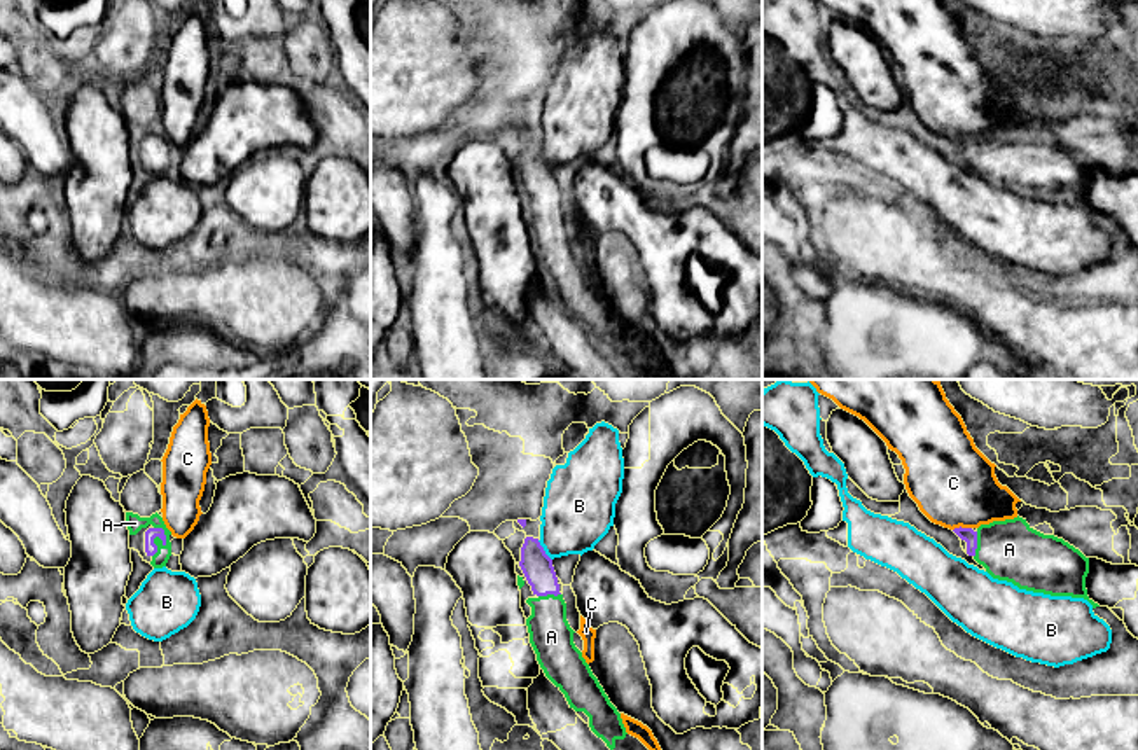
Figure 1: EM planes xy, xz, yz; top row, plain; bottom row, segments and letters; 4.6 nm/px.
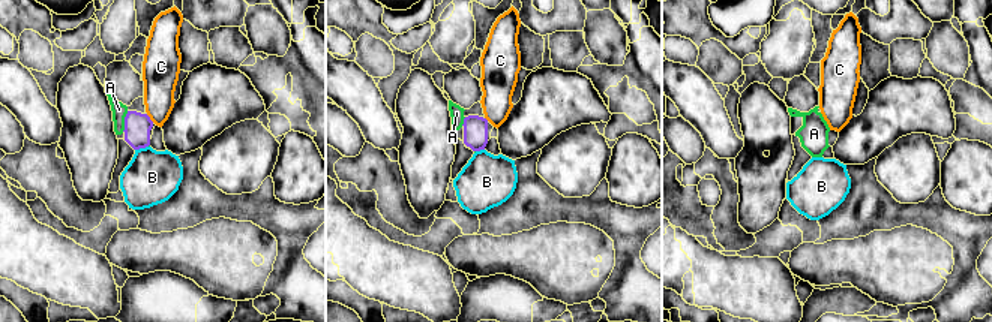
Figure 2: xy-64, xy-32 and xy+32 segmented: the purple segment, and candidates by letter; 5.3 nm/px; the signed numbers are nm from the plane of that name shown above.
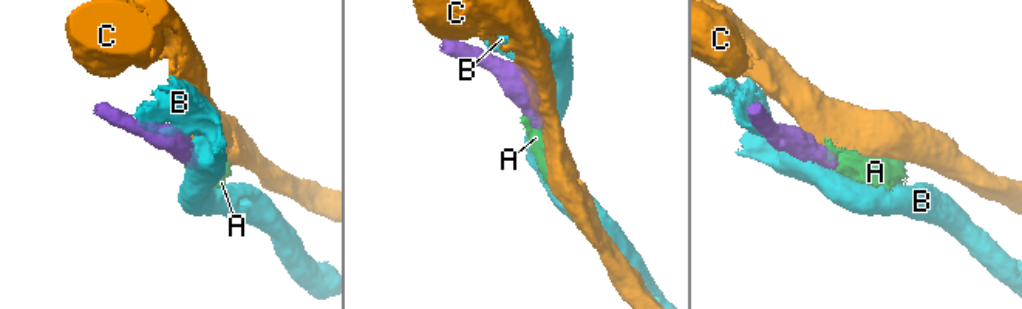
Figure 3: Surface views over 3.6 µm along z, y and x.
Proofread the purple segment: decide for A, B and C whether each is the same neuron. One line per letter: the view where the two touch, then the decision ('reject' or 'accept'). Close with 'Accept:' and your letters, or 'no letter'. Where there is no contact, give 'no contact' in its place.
A: xy | accept
B: xz | reject
C: yz | reject
Accept: A

